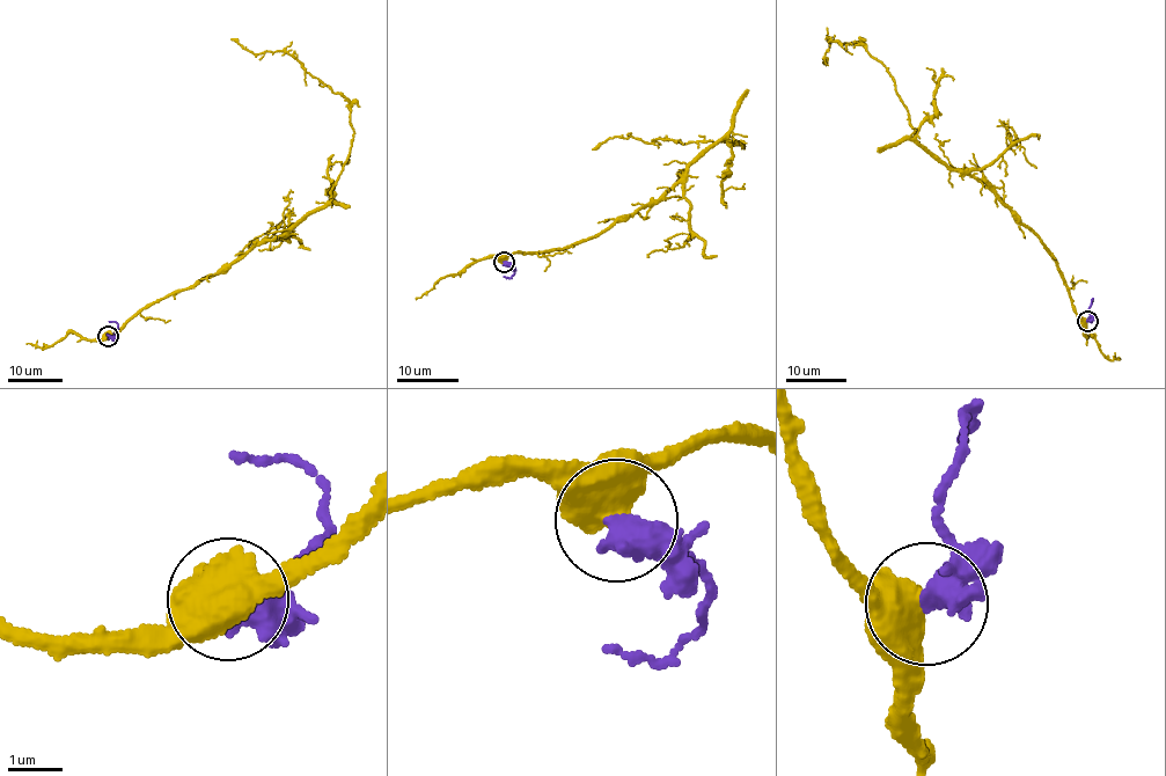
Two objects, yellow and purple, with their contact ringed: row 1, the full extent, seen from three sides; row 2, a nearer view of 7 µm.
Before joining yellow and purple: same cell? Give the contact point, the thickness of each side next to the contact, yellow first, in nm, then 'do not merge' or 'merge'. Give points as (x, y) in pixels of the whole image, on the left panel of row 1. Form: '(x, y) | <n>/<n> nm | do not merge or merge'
(108, 336) | 700/550 nm | merge

